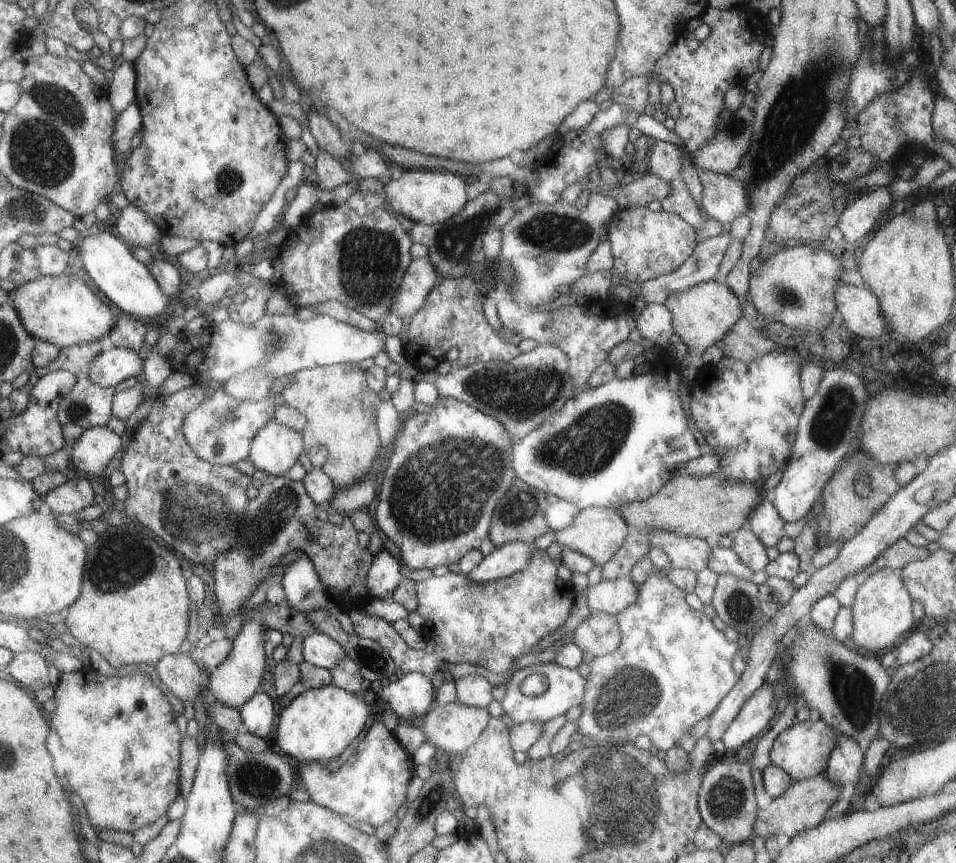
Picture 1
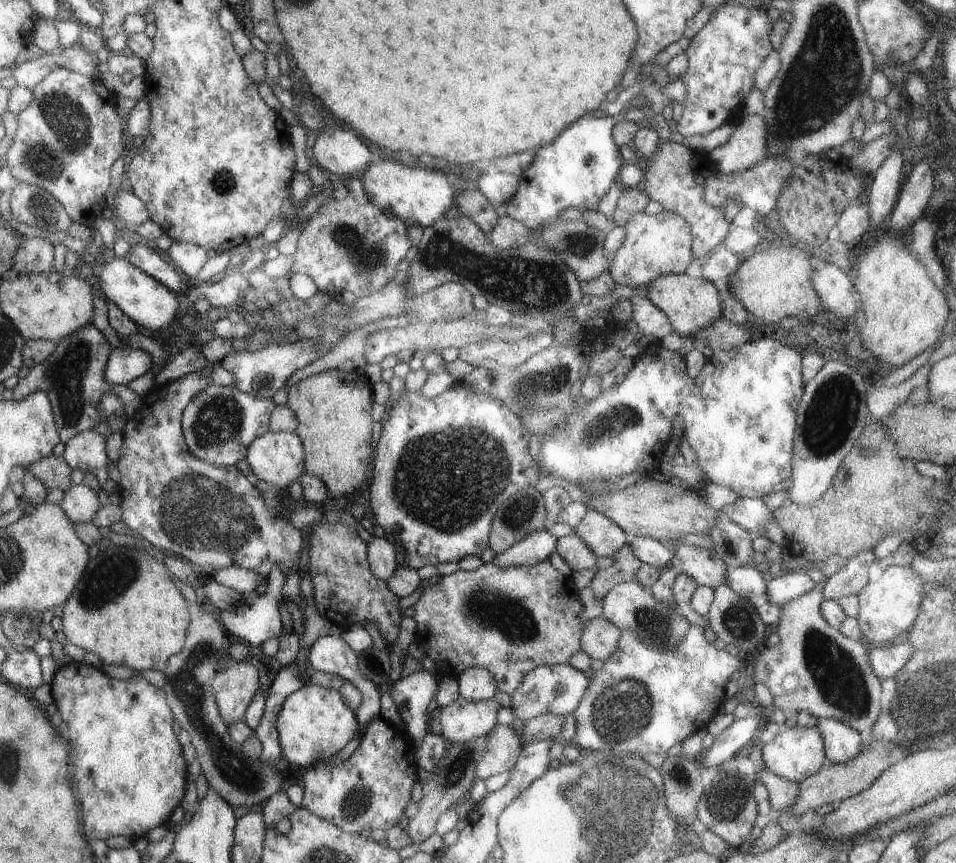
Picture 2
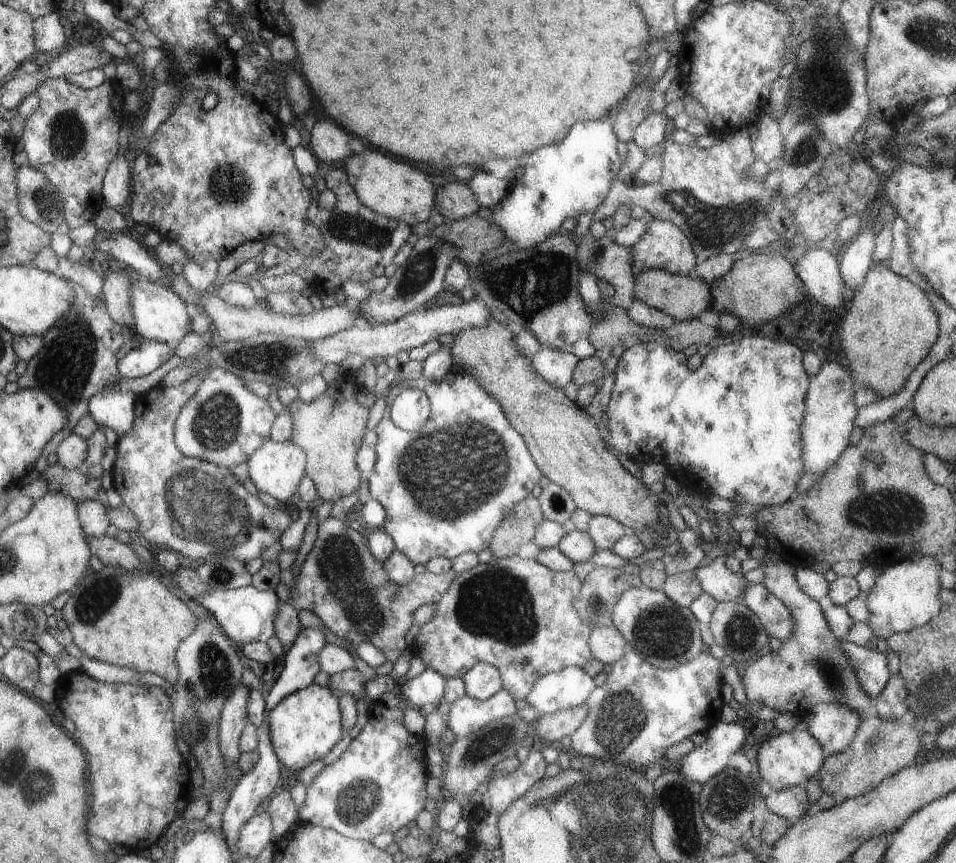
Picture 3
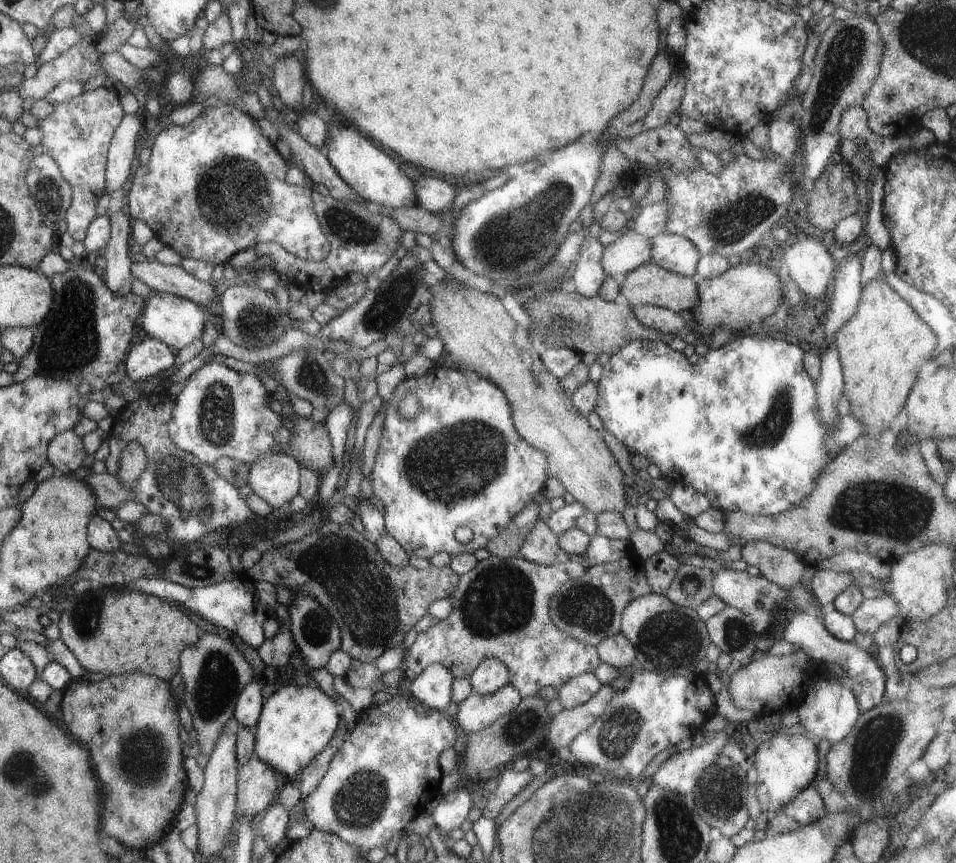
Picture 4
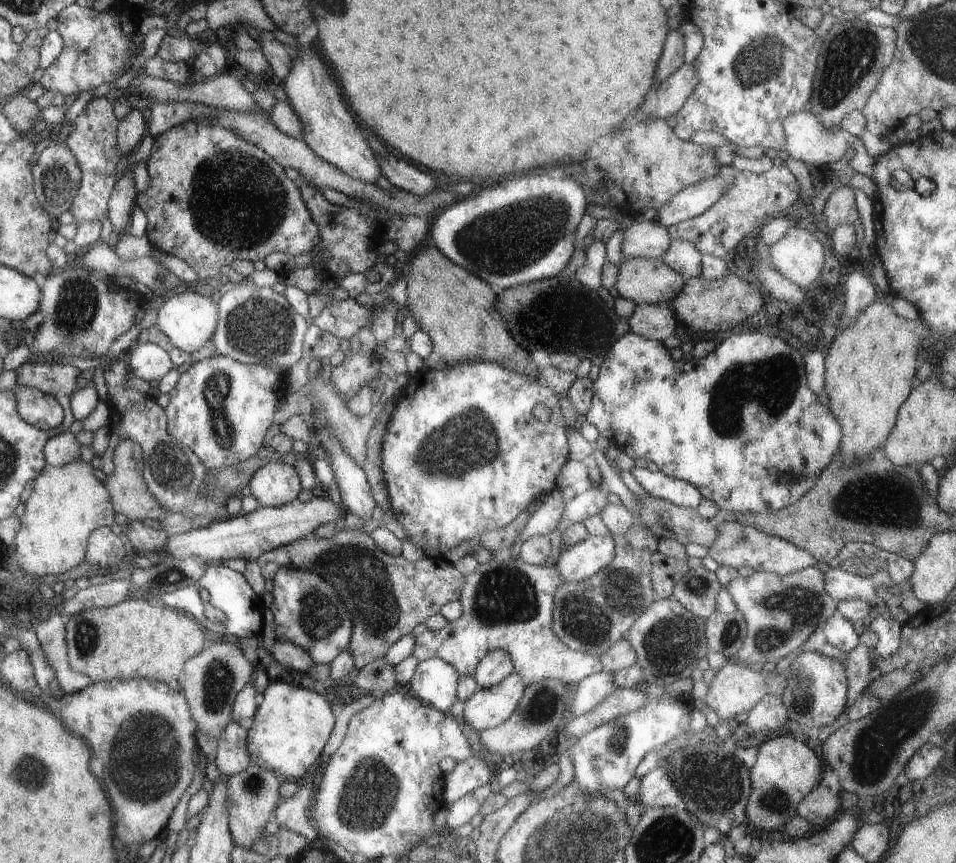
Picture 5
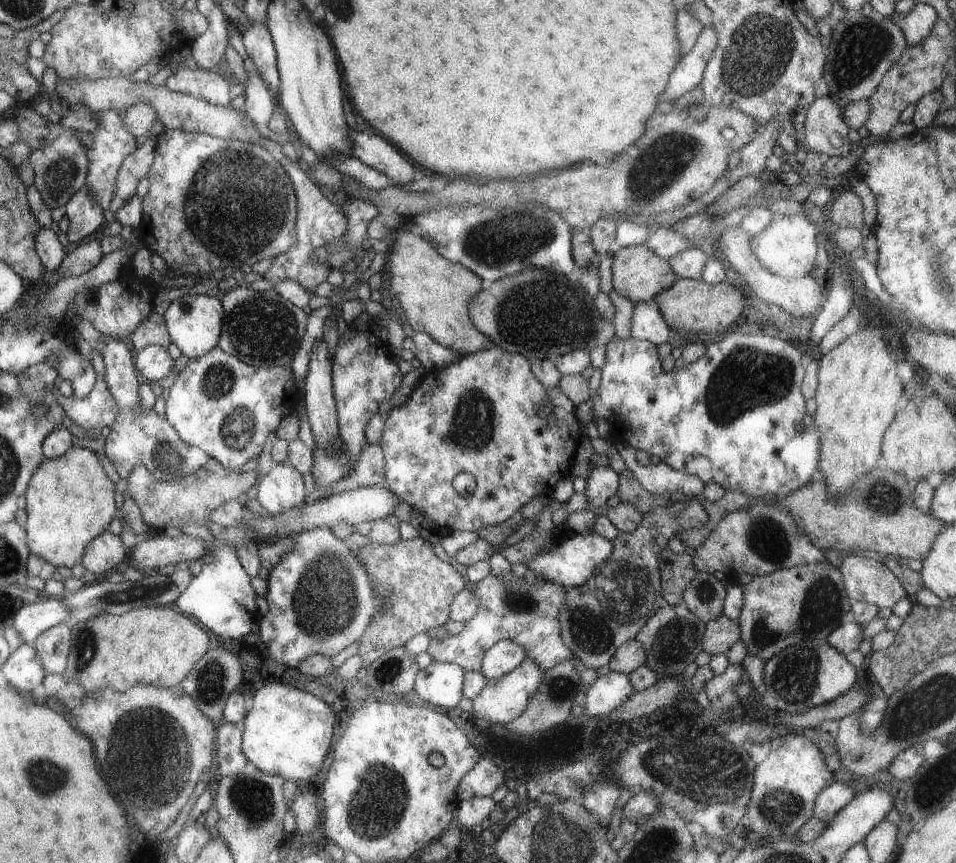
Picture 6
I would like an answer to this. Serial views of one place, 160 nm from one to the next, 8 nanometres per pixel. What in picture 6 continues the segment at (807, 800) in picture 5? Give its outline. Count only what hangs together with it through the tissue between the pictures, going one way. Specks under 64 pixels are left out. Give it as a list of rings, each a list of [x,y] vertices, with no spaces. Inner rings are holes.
[[[832,782],[820,790],[812,804],[812,816],[827,824],[841,810],[855,792],[843,782]]]

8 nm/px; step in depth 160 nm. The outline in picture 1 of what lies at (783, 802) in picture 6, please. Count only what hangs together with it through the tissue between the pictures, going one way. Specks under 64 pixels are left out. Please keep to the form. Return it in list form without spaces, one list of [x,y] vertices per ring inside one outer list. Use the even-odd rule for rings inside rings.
[[[807,719],[782,730],[773,740],[769,750],[769,762],[791,777],[792,781],[800,781],[825,770],[825,765],[836,743],[836,732],[821,719],[812,722]]]

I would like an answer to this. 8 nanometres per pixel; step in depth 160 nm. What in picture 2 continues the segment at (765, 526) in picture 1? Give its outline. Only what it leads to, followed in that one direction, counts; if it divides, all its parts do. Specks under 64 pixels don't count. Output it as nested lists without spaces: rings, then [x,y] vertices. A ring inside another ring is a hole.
[[[739,497],[735,502],[724,505],[719,510],[719,514],[746,531],[764,535],[766,522],[772,519],[771,511],[772,509],[768,510],[761,499]]]

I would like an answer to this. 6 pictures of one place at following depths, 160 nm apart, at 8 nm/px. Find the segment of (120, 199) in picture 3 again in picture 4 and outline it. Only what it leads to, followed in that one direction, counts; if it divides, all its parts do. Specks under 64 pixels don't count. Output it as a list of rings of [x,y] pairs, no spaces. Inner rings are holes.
[[[124,114],[113,131],[106,152],[106,167],[104,170],[106,192],[111,193],[119,189],[129,176],[133,156],[135,156],[135,151],[141,144],[139,130],[141,130],[141,124],[137,116],[135,114]]]

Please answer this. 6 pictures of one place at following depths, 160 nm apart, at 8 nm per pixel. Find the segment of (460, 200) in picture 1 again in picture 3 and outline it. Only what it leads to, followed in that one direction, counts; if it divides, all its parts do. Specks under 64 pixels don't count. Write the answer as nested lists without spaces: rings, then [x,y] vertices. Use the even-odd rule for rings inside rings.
[[[365,148],[361,152],[351,153],[340,166],[345,171],[347,182],[359,202],[377,214],[401,220],[411,227],[427,221],[431,209],[434,208],[436,186],[433,180],[429,180],[430,178],[417,170],[413,164],[399,162],[398,158],[393,160],[383,152]]]

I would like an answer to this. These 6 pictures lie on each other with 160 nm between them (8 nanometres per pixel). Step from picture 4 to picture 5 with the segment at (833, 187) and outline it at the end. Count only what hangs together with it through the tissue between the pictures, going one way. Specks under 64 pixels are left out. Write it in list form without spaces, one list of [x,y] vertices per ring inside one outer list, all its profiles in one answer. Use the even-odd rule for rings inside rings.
[[[839,185],[829,194],[823,205],[825,224],[829,229],[839,225],[853,225],[858,219],[858,211],[854,204],[853,192],[846,185]]]

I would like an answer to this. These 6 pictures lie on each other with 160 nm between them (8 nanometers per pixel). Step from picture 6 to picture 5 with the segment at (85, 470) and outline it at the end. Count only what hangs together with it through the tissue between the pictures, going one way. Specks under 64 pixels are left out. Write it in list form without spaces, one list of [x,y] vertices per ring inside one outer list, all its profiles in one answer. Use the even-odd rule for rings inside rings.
[[[80,457],[59,466],[47,465],[33,478],[31,492],[24,502],[21,528],[13,537],[14,562],[23,572],[58,575],[72,569],[84,560],[86,540],[99,527],[109,527],[115,516],[109,500],[108,490],[95,477],[91,465]]]

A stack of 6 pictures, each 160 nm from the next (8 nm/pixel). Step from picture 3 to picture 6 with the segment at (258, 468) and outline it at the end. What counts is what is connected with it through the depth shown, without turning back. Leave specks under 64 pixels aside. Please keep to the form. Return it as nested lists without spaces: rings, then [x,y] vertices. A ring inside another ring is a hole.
[[[277,463],[257,482],[255,500],[263,513],[274,515],[303,504],[307,491],[301,473],[291,465]]]

